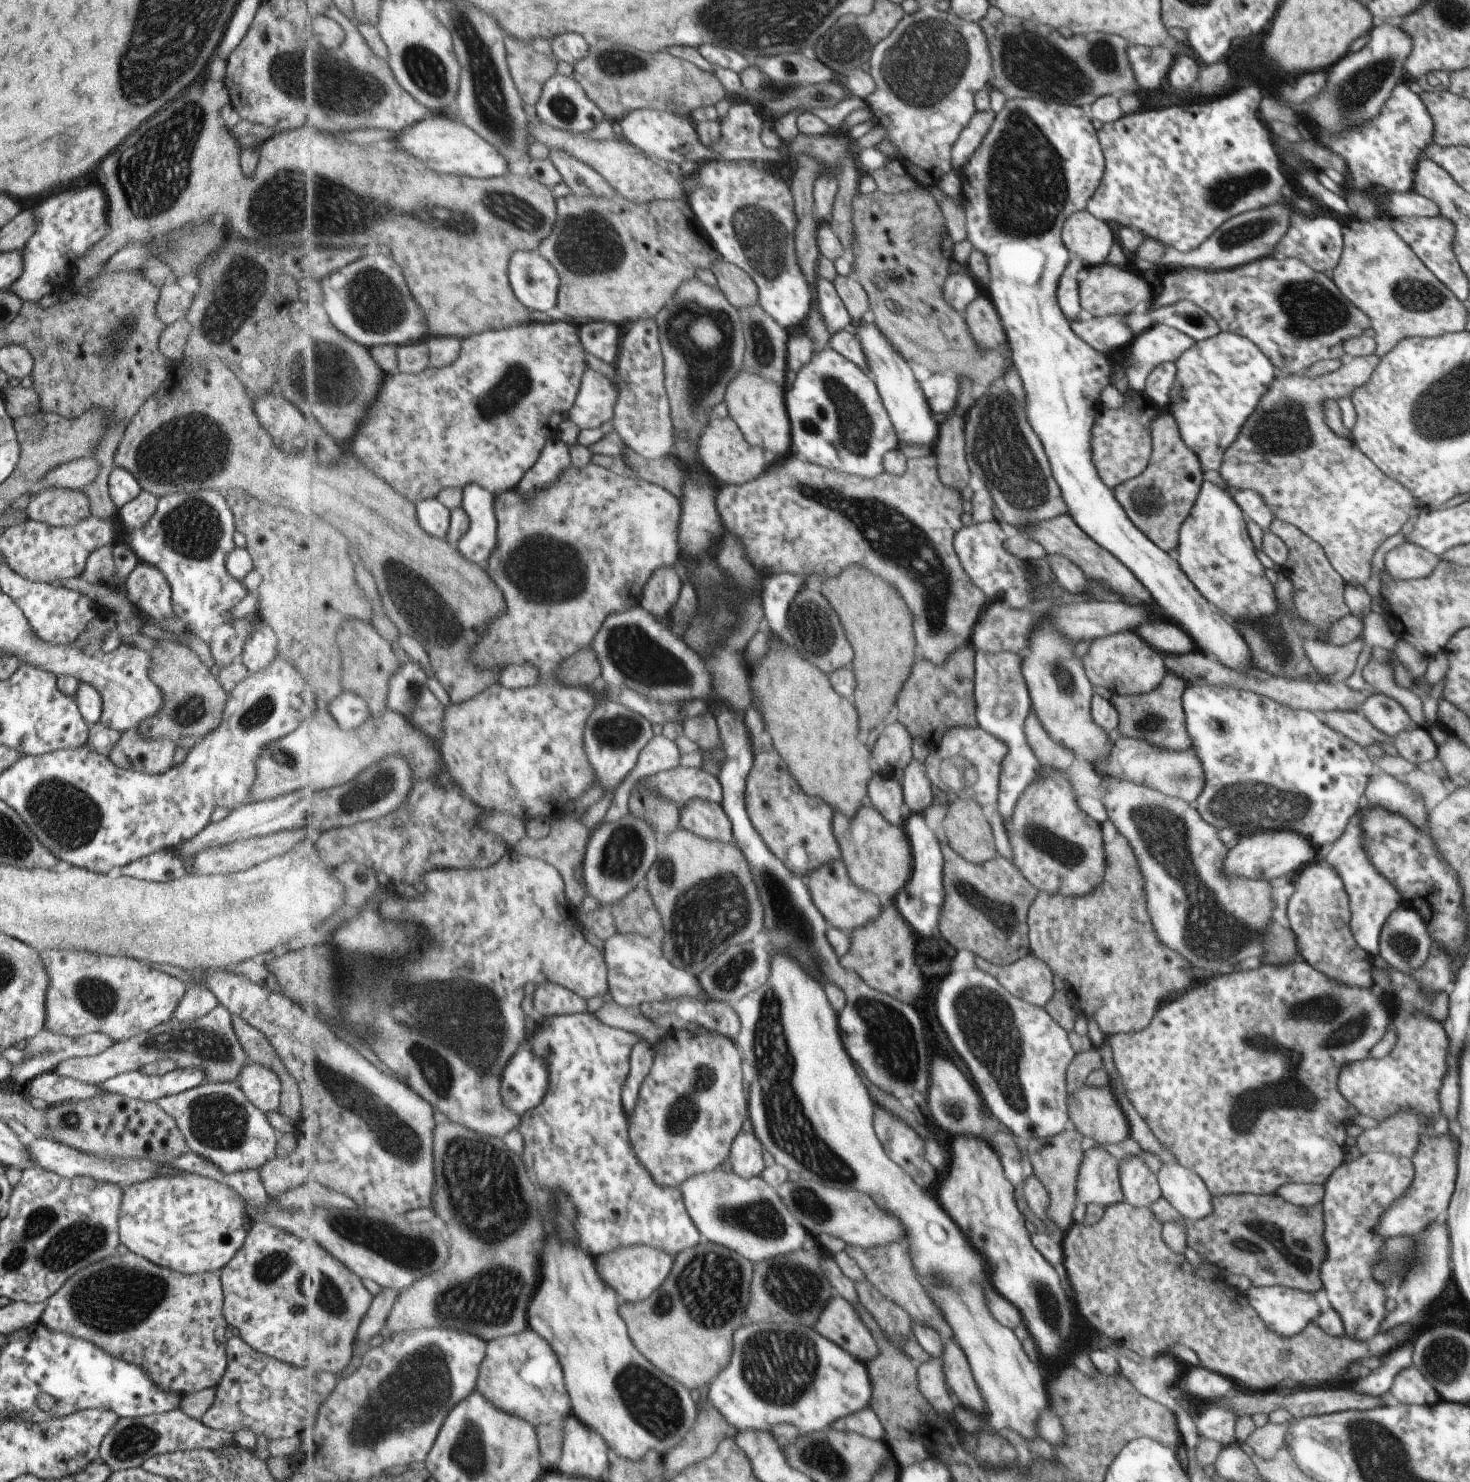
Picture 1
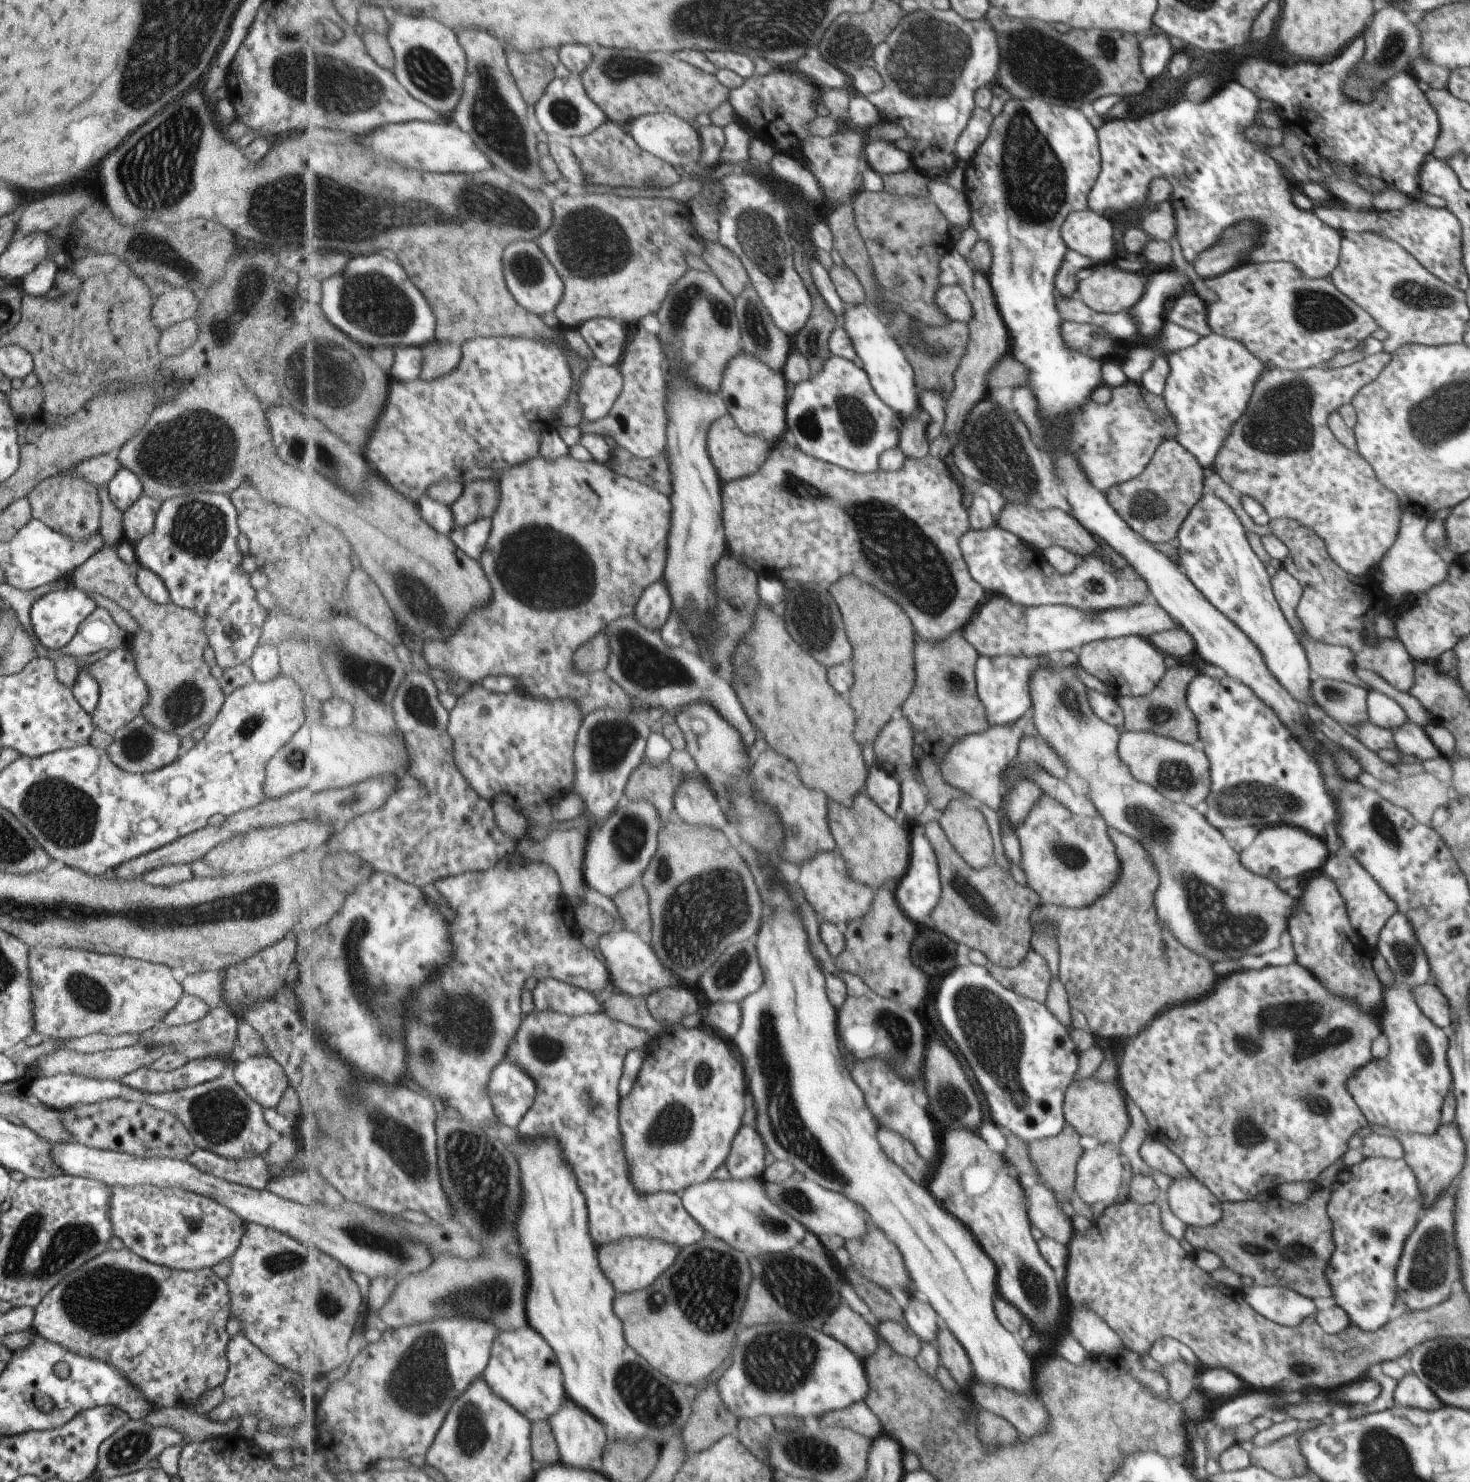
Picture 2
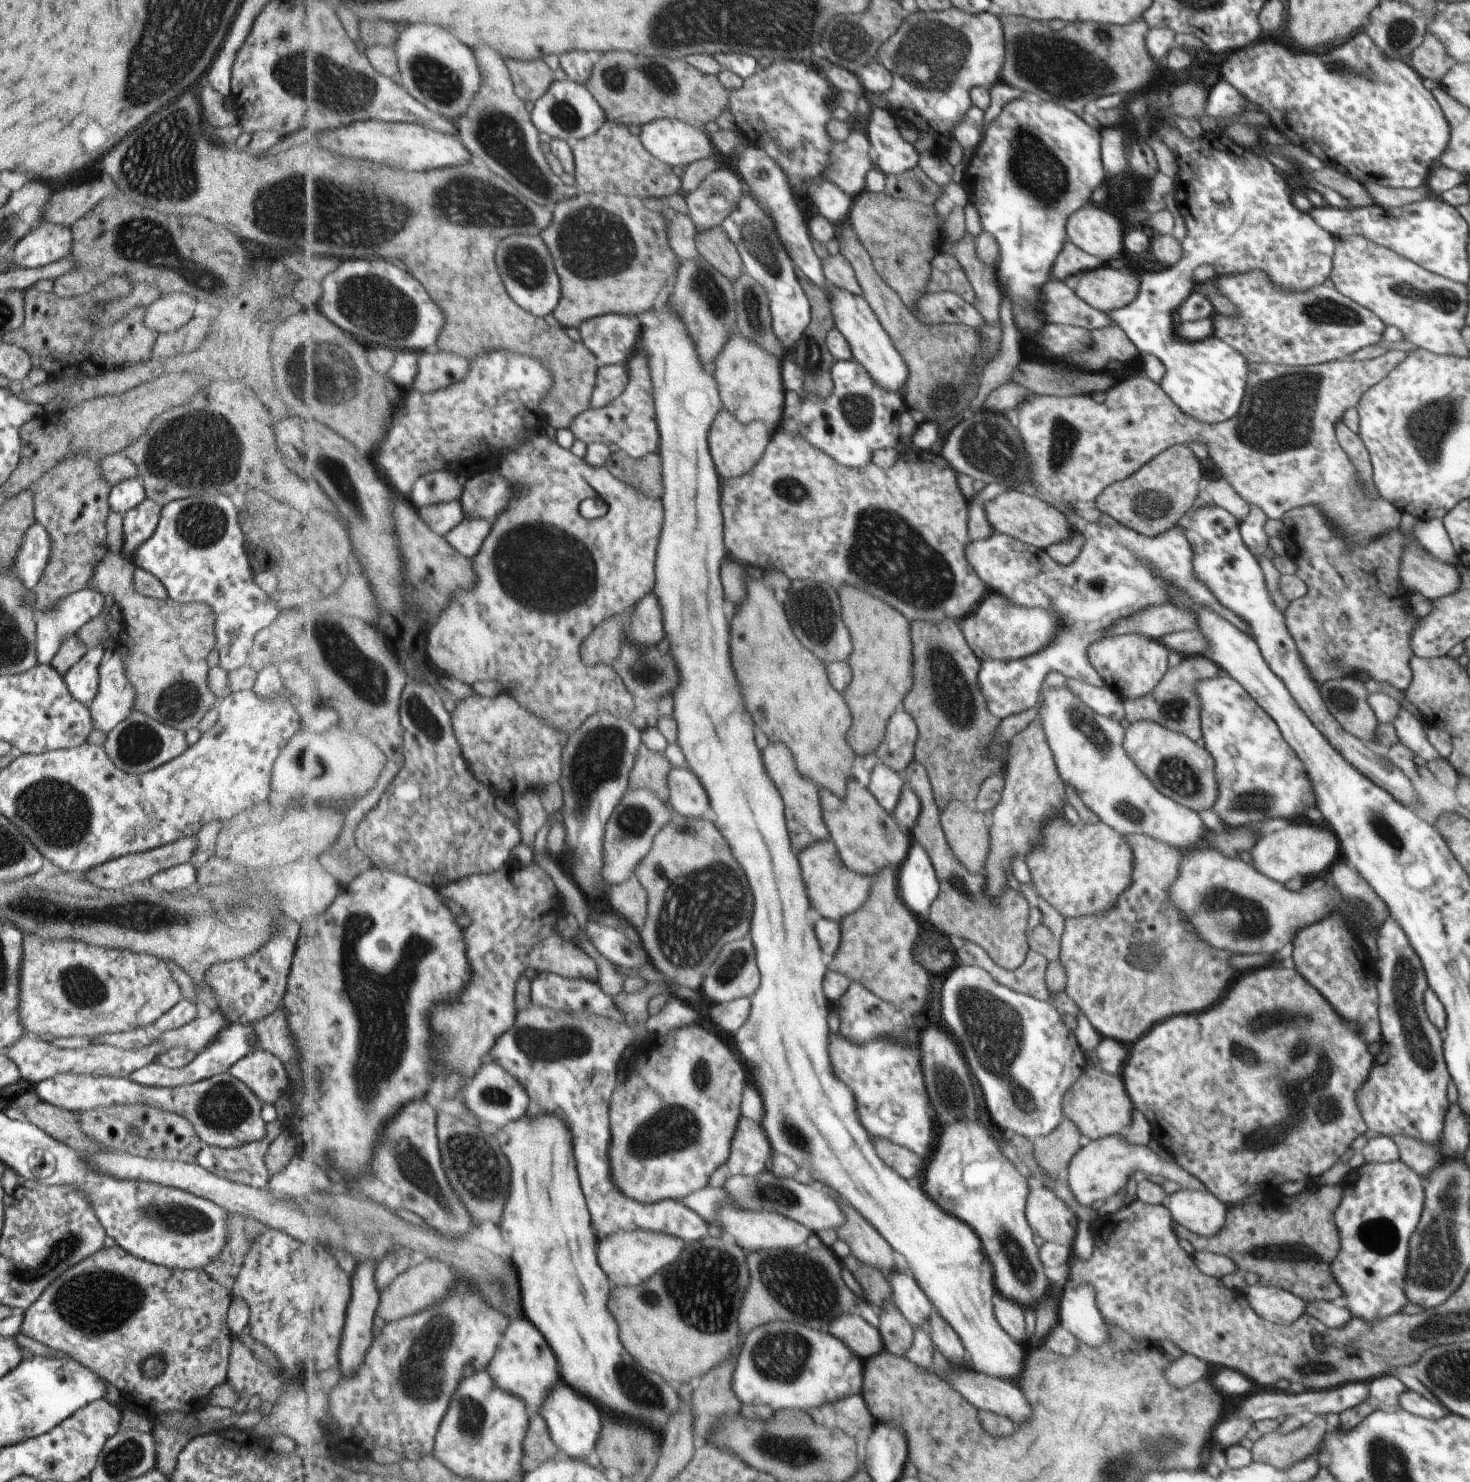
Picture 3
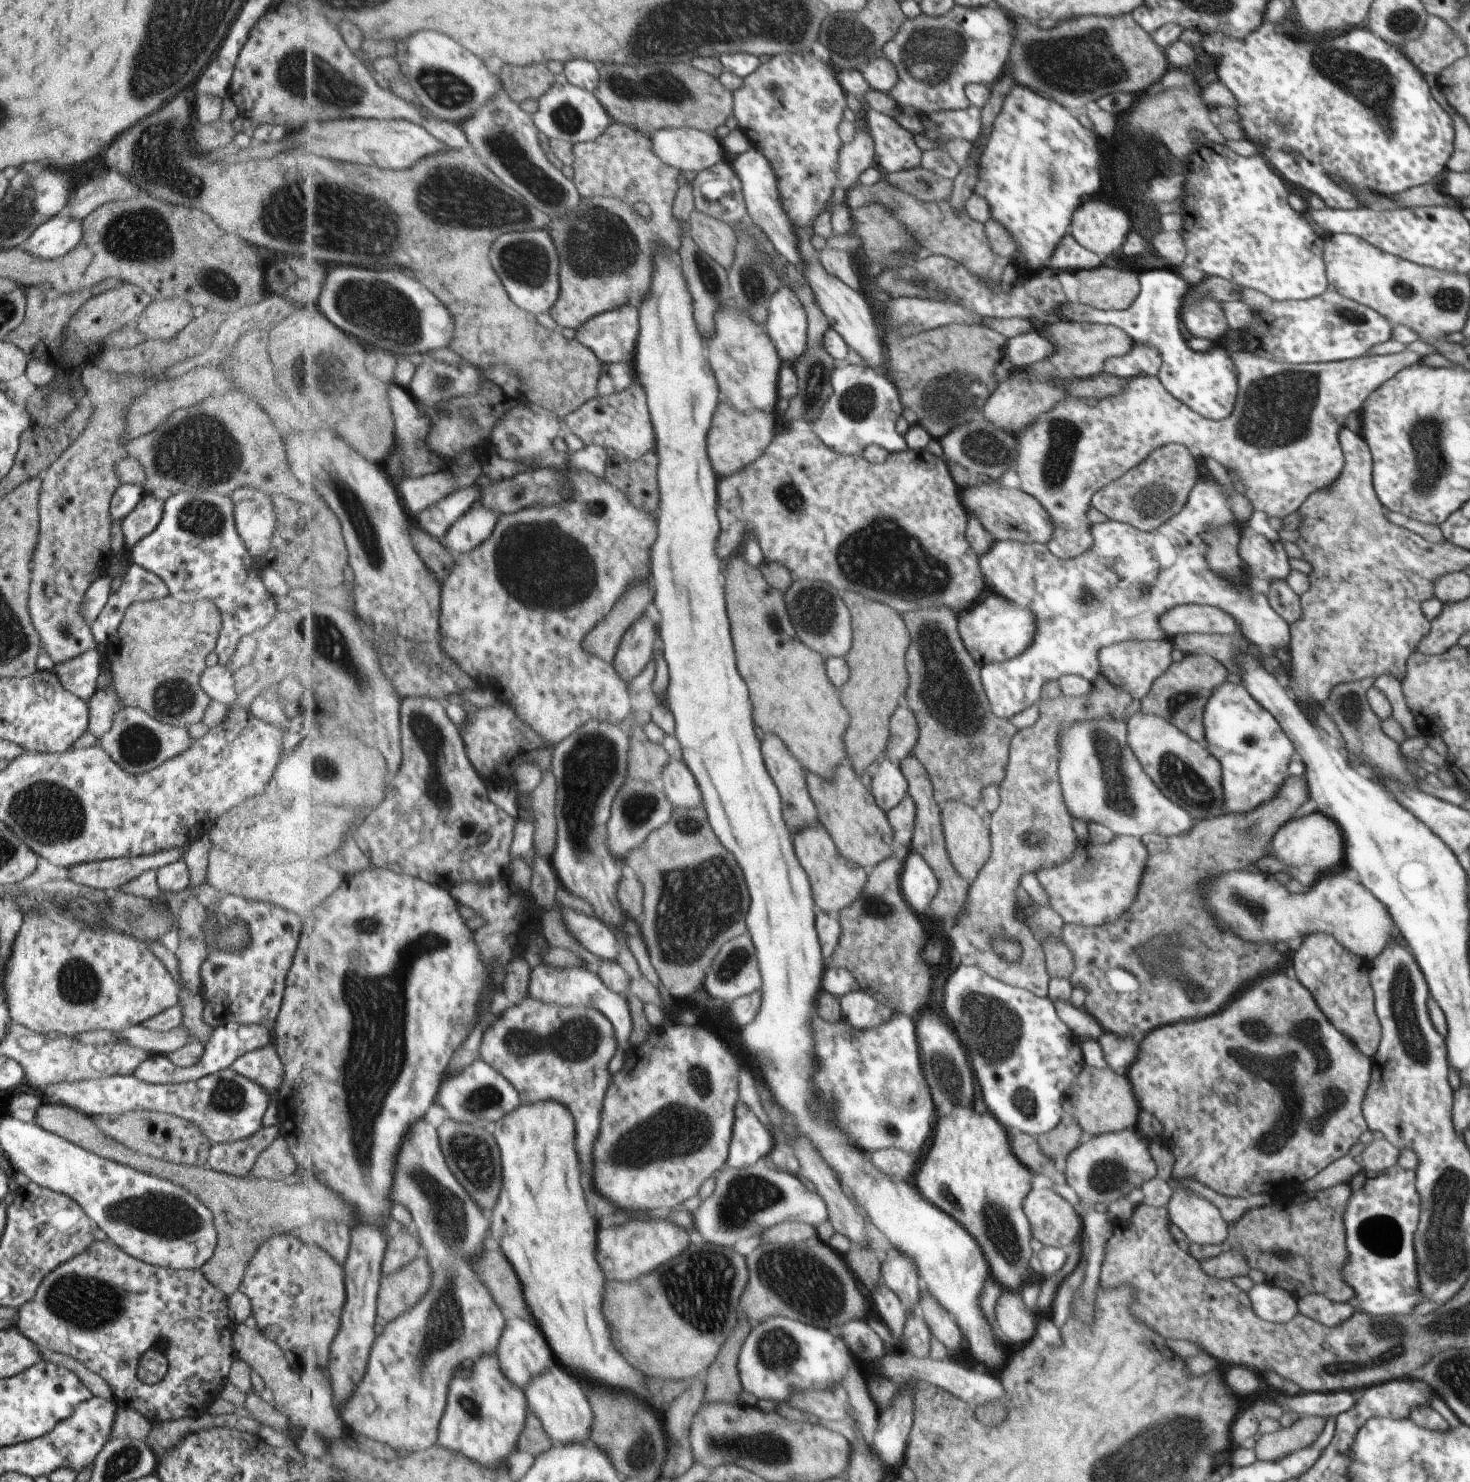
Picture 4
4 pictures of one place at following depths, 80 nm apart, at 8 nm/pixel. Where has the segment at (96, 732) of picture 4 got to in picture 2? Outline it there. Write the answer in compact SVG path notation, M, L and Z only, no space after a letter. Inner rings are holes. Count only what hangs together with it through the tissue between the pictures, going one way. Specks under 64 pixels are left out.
M129 648L110 649L103 658L92 663L83 663L79 659L76 669L79 673L87 671L98 684L98 701L90 712L93 726L111 735L116 728L140 714L141 707L148 699L148 691L145 683L137 676Z

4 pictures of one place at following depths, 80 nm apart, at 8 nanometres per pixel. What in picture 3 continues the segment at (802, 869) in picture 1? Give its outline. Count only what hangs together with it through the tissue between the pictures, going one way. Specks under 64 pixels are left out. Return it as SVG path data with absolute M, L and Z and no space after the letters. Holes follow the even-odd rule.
M769 742L762 752L766 769L785 801L786 820L788 821L788 829L795 850L800 852L810 844L818 843L823 839L831 839L824 819L819 784L800 771L799 765L796 763L796 757L786 744Z

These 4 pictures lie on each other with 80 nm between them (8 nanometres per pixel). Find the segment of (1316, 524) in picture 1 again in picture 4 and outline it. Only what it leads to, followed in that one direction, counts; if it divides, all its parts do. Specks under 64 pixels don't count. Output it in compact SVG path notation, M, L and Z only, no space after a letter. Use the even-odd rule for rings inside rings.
M1407 350L1300 365L1277 363L1250 351L1229 353L1228 357L1236 370L1237 392L1232 414L1220 421L1195 413L1178 401L1156 376L1139 375L1128 379L1119 394L1101 399L1093 407L1085 406L1082 399L1061 401L1051 411L1038 417L1031 427L1017 434L1013 470L1020 480L1019 489L1034 497L1052 521L1052 535L1046 542L1049 552L1060 559L1068 559L1087 551L1094 542L1093 516L1089 516L1089 512L1093 512L1093 494L1131 467L1136 467L1151 451L1167 443L1185 445L1193 455L1209 456L1224 468L1234 466L1247 489L1244 497L1252 510L1282 520L1316 490L1328 487L1343 471L1344 456L1341 456L1342 450L1337 446L1337 430L1345 424L1345 416L1362 406L1377 387L1421 358L1416 352Z

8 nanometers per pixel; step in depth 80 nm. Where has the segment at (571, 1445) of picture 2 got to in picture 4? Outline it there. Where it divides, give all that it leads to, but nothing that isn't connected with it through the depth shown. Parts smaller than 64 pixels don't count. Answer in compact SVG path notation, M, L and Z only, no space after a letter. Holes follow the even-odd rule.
M559 1366L547 1367L538 1379L524 1390L528 1400L529 1410L535 1413L544 1424L545 1430L555 1443L572 1443L584 1441L591 1436L594 1425L594 1412L588 1401L586 1392L579 1386L579 1382L561 1370Z

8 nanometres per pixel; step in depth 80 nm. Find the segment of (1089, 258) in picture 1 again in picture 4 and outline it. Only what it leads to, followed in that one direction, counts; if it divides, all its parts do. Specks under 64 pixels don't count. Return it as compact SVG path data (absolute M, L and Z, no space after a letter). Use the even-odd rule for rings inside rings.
M1098 198L1087 199L1076 208L1072 214L1071 224L1067 228L1070 234L1083 248L1094 252L1100 258L1112 256L1117 258L1120 248L1123 246L1123 238L1127 238L1129 220L1127 214L1115 206L1109 206L1107 202L1099 202Z

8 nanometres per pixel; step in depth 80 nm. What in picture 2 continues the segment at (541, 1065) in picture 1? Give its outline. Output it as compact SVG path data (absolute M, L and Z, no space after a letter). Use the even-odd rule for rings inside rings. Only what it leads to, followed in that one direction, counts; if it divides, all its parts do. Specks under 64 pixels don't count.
M507 1056L492 1070L486 1086L498 1120L515 1129L535 1104L537 1091L536 1082Z

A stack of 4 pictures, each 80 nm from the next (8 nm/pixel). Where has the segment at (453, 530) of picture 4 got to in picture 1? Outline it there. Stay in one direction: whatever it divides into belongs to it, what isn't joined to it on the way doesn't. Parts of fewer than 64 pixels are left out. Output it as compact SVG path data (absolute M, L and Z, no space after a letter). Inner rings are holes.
M469 486L463 506L470 516L471 526L458 540L458 548L467 559L486 567L498 543L495 496L481 486Z

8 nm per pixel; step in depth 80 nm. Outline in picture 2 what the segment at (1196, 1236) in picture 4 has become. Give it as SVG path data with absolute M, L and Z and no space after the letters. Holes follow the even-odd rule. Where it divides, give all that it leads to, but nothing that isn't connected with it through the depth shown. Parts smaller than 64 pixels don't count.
M1195 1178L1171 1179L1164 1198L1172 1214L1186 1226L1213 1227L1222 1218L1220 1200Z

